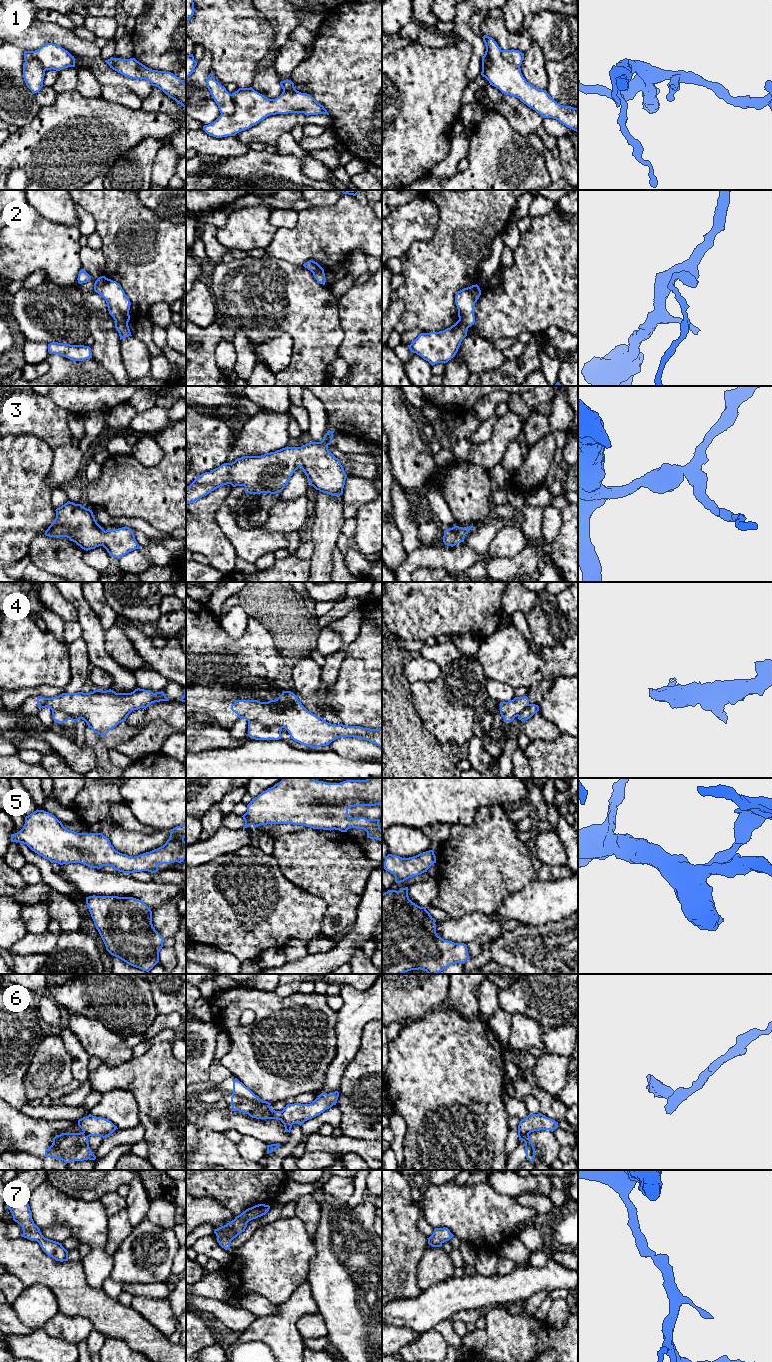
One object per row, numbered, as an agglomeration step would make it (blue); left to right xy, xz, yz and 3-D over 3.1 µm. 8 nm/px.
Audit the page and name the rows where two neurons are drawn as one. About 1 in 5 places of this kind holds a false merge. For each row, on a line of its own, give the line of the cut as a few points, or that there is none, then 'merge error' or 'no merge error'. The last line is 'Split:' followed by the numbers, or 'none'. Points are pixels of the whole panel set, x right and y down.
1: cut xz (230, 94), (234, 104), (234, 112), (223, 115); merge error
2: cut xy (115, 320), (127, 323); merge error
3: cut none; no merge error
4: cut xz (248, 721), (259, 721), (269, 727), (282, 727); merge error
5: cut none; no merge error
6: cut yz (528, 1133), (519, 1138); merge error
7: cut none; no merge error
Split: 1, 2, 4, 6

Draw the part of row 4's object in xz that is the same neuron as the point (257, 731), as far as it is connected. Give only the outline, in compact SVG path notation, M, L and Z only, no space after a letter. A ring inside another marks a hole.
M258 721L248 722L248 736L255 740L279 740L282 727L269 728Z

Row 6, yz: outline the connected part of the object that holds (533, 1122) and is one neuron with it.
M541 1113L529 1114L526 1118L522 1119L518 1125L518 1137L521 1138L531 1132L540 1130L549 1130L553 1132L558 1127L558 1122Z

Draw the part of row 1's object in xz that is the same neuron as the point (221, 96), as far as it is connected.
M212 73L208 75L206 84L212 98L218 105L220 113L223 115L233 115L235 113L235 104L231 94L224 86L215 80Z

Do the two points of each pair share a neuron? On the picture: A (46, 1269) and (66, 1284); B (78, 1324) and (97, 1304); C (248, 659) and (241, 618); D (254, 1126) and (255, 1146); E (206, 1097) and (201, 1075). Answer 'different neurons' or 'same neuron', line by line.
A: same neuron
B: different neurons
C: different neurons
D: different neurons
E: different neurons

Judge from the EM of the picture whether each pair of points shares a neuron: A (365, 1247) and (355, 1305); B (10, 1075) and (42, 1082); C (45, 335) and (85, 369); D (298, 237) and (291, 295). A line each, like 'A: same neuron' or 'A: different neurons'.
A: same neuron
B: different neurons
C: different neurons
D: different neurons

